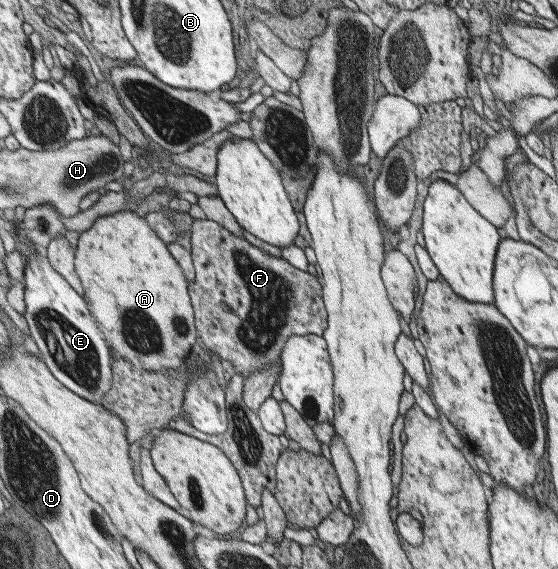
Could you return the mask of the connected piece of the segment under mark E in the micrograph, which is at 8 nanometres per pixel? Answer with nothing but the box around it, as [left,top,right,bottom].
[16,231,114,404]

